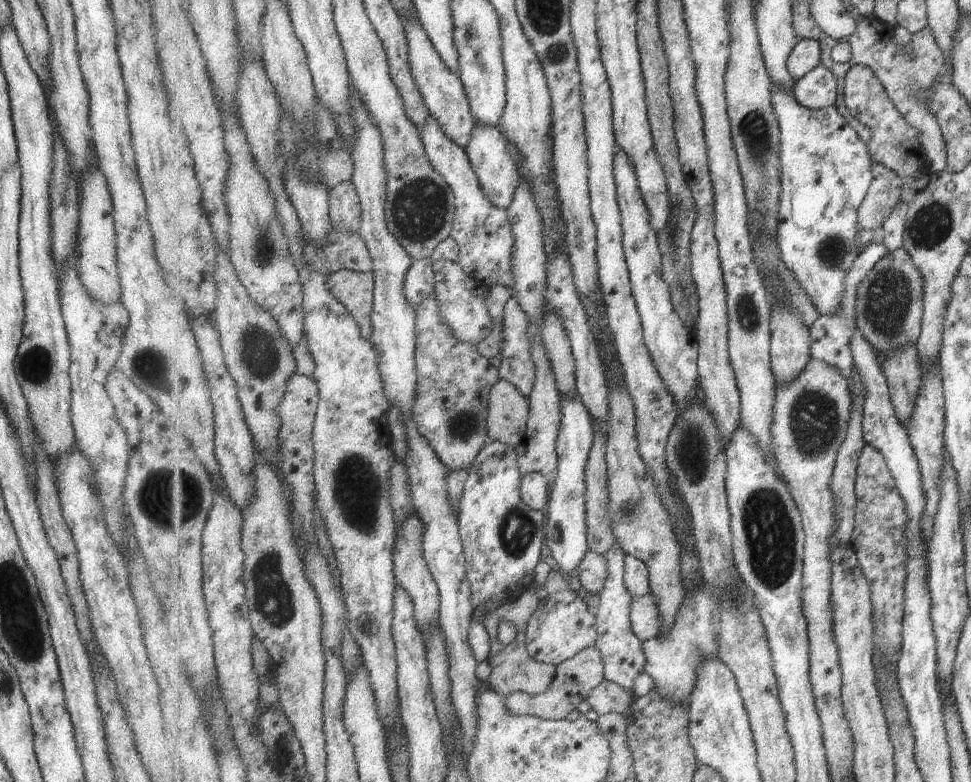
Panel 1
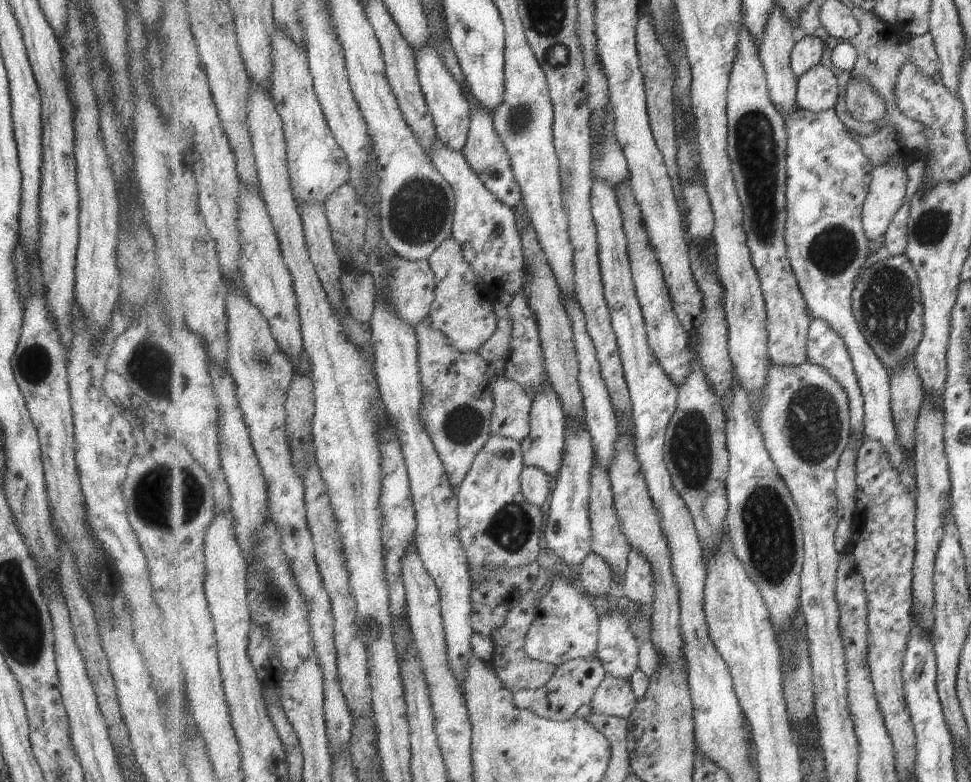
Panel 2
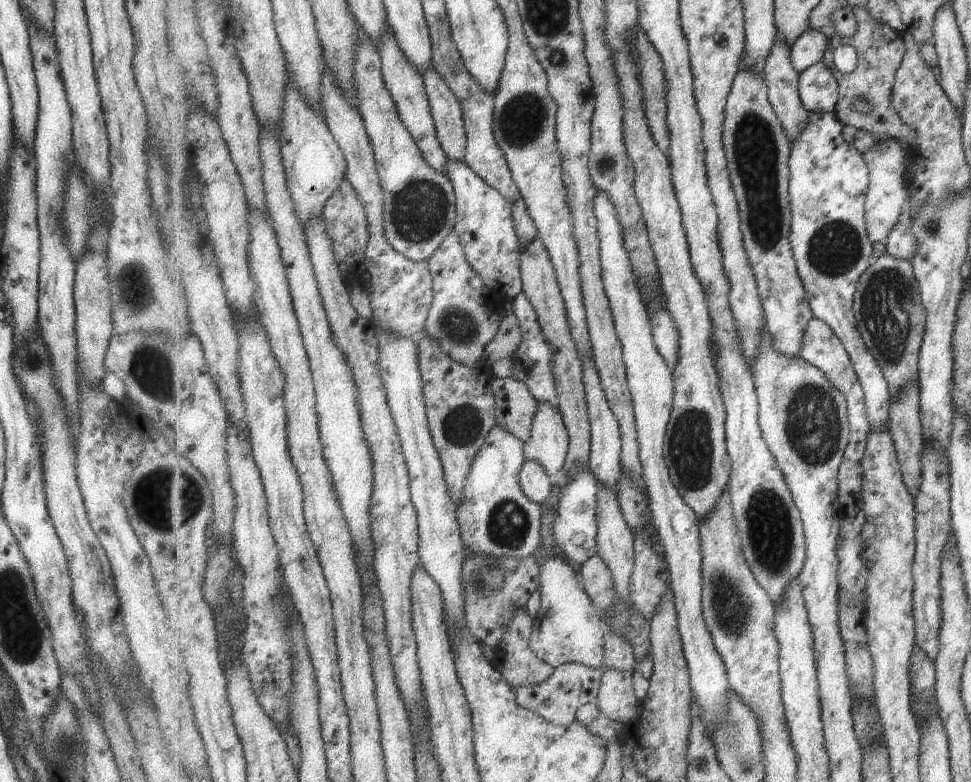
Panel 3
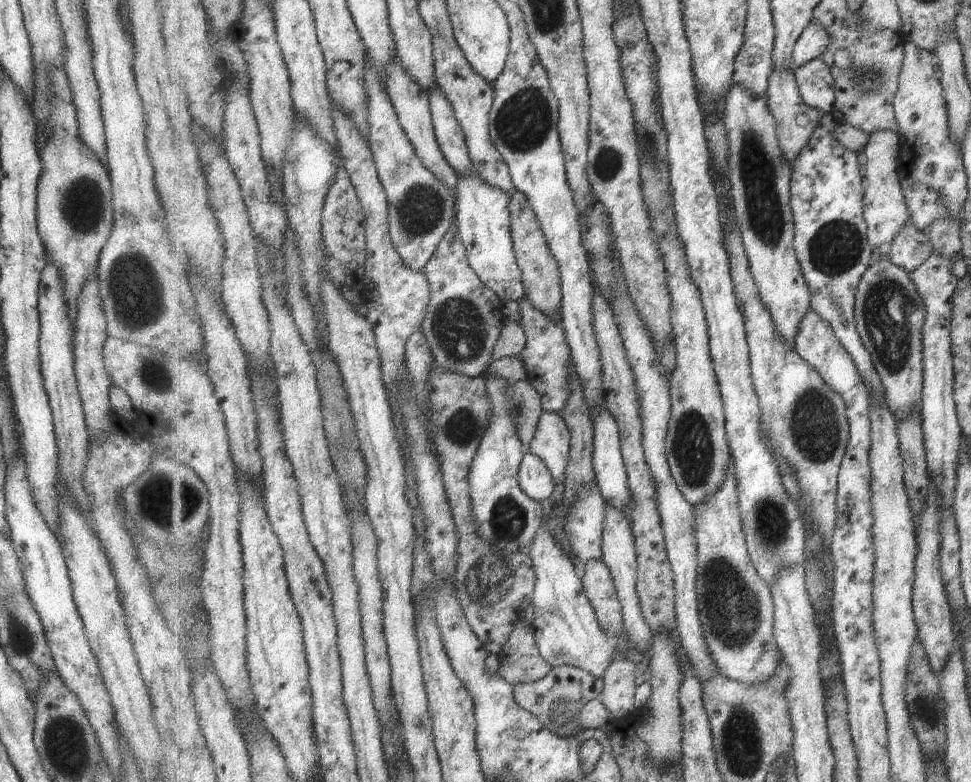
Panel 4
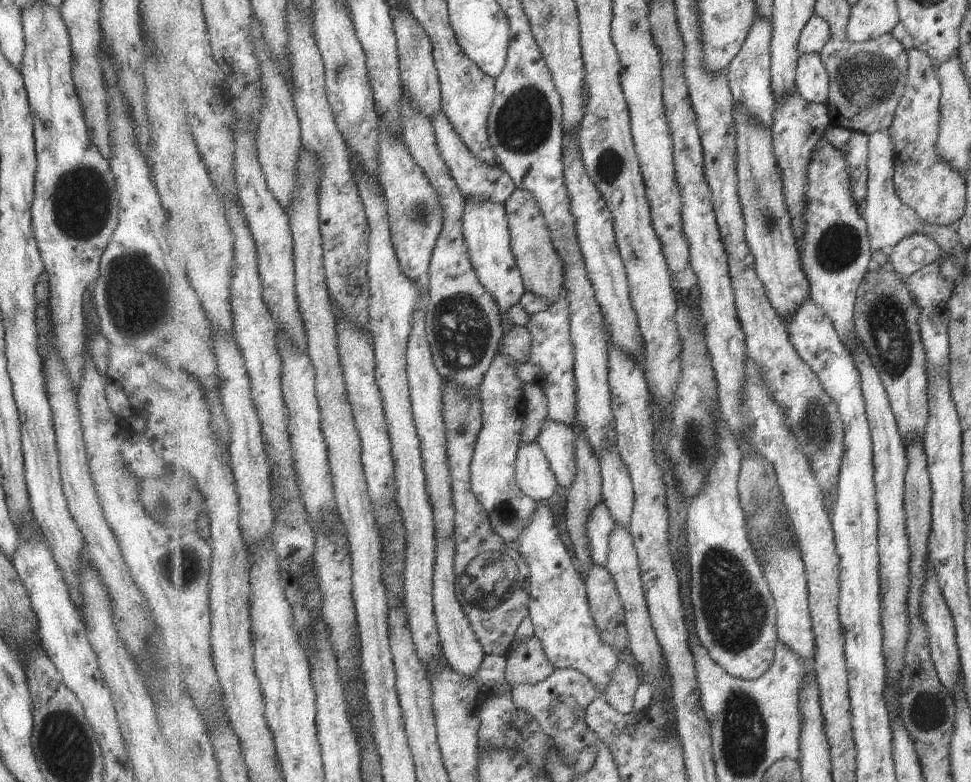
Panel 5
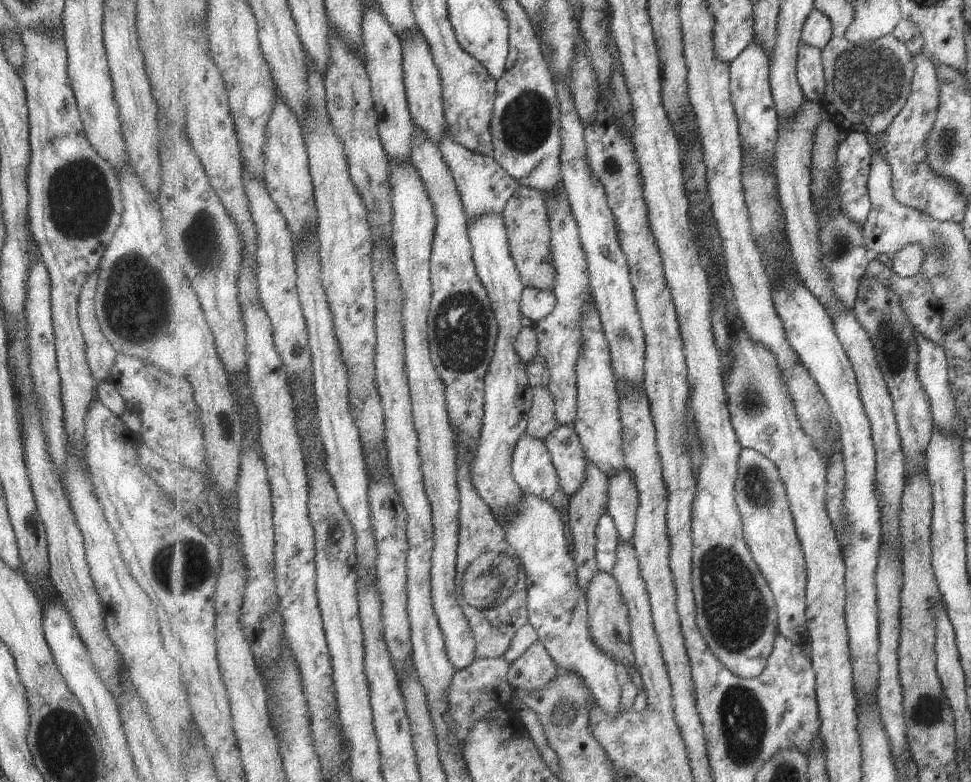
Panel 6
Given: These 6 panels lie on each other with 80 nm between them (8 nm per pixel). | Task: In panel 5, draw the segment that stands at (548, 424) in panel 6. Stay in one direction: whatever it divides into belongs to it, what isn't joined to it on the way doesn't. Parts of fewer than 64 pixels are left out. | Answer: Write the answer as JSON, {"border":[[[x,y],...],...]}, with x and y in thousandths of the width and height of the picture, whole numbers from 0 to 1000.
{"border":[[[540,491],[544,526],[542,545],[538,550],[539,566],[551,566],[558,554],[560,542],[566,535],[562,501],[554,492]]]}

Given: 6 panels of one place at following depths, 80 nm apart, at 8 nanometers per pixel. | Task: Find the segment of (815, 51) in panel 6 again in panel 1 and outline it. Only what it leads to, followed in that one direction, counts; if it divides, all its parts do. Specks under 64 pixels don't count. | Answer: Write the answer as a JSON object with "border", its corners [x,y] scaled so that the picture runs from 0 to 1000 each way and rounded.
{"border":[[[849,83],[838,87],[820,105],[819,125],[835,141],[848,141],[861,133],[866,115],[858,91]]]}

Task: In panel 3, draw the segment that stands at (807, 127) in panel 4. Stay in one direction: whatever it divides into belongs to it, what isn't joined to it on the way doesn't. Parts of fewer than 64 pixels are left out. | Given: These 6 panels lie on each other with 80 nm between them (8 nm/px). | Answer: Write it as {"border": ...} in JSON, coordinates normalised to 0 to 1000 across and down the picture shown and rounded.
{"border":[[[802,45],[798,59],[795,61],[795,68],[790,75],[787,95],[793,132],[801,146],[809,173],[814,176],[814,184],[817,187],[818,182],[829,169],[836,145],[826,132],[823,120],[824,92],[821,92],[816,82],[814,61],[815,59],[811,58],[809,52]]]}

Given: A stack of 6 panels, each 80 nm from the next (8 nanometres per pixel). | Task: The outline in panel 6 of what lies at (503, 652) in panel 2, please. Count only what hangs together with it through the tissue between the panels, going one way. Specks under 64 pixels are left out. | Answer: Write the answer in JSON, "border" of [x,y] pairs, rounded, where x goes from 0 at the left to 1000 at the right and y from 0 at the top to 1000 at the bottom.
{"border":[[[557,818],[523,850],[525,853],[523,871],[530,884],[557,882],[578,862],[576,849]]]}

